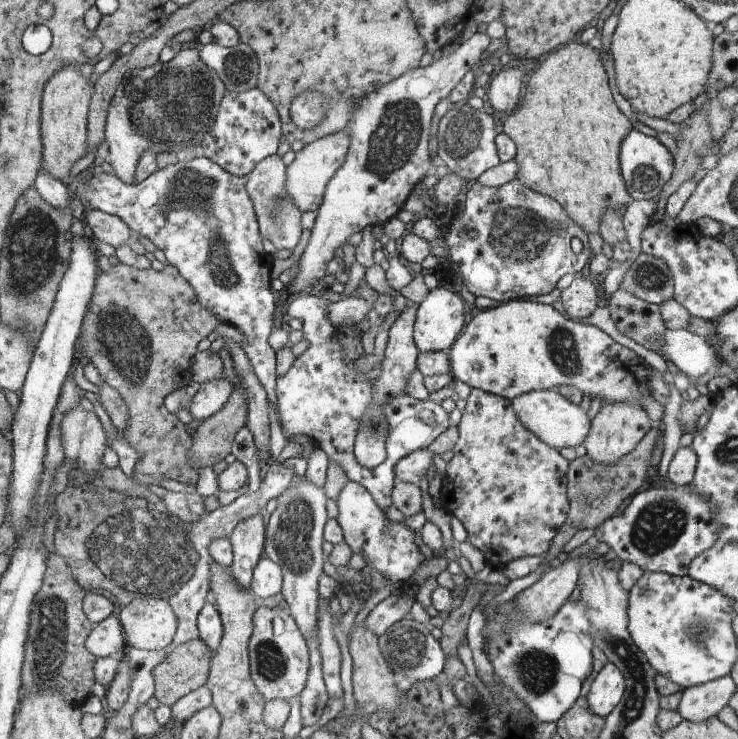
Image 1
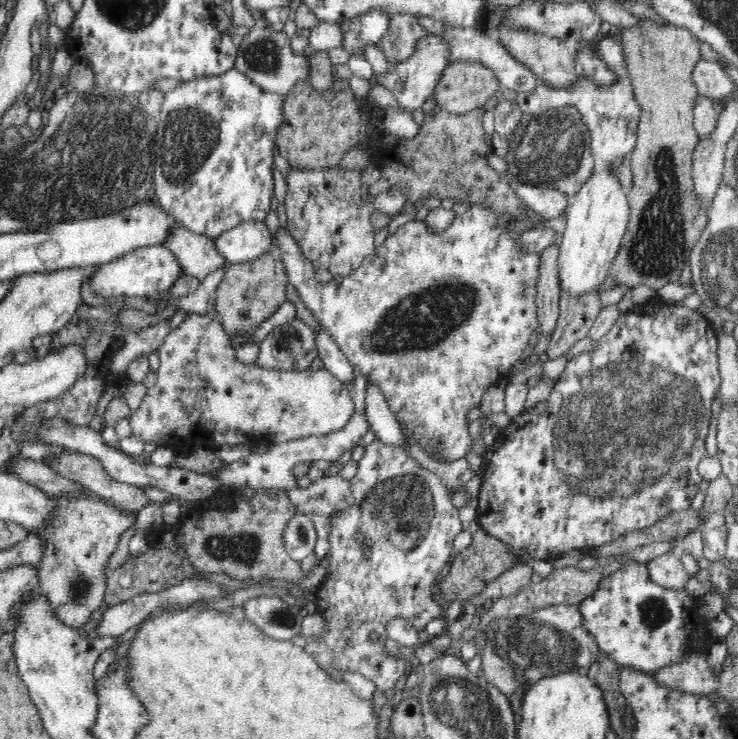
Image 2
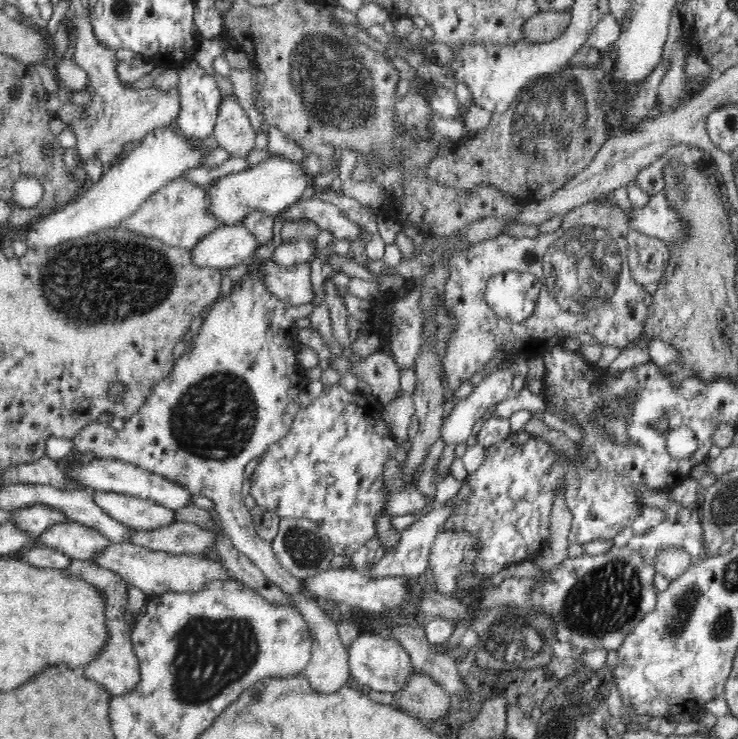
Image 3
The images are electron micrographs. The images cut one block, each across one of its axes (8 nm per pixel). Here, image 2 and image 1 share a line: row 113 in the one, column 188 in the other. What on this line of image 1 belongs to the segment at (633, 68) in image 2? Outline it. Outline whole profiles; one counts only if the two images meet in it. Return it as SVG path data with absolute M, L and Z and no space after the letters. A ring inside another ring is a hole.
M193 639L178 646L167 658L158 664L153 671L155 681L154 696L160 705L172 707L186 697L190 692L207 684L212 671L214 652L201 639Z

